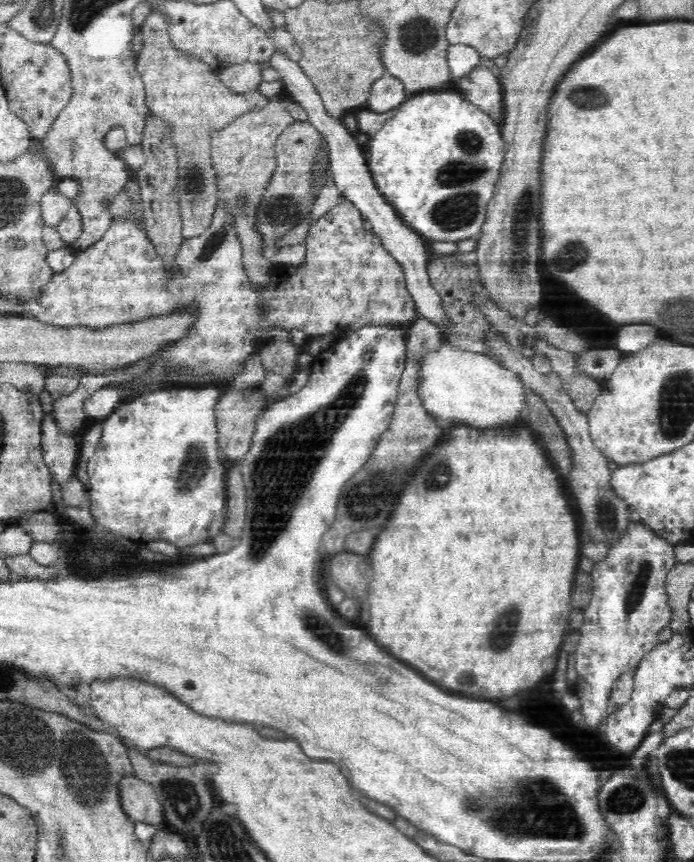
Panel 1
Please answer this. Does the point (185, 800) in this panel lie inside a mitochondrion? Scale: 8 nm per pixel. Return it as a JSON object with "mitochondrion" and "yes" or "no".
{"mitochondrion":"yes"}

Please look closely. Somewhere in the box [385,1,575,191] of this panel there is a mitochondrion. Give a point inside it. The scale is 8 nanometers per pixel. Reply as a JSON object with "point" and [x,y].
{"point":[418,34]}

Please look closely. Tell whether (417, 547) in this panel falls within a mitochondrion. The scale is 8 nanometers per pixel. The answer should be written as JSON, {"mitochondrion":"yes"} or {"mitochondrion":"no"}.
{"mitochondrion":"no"}

